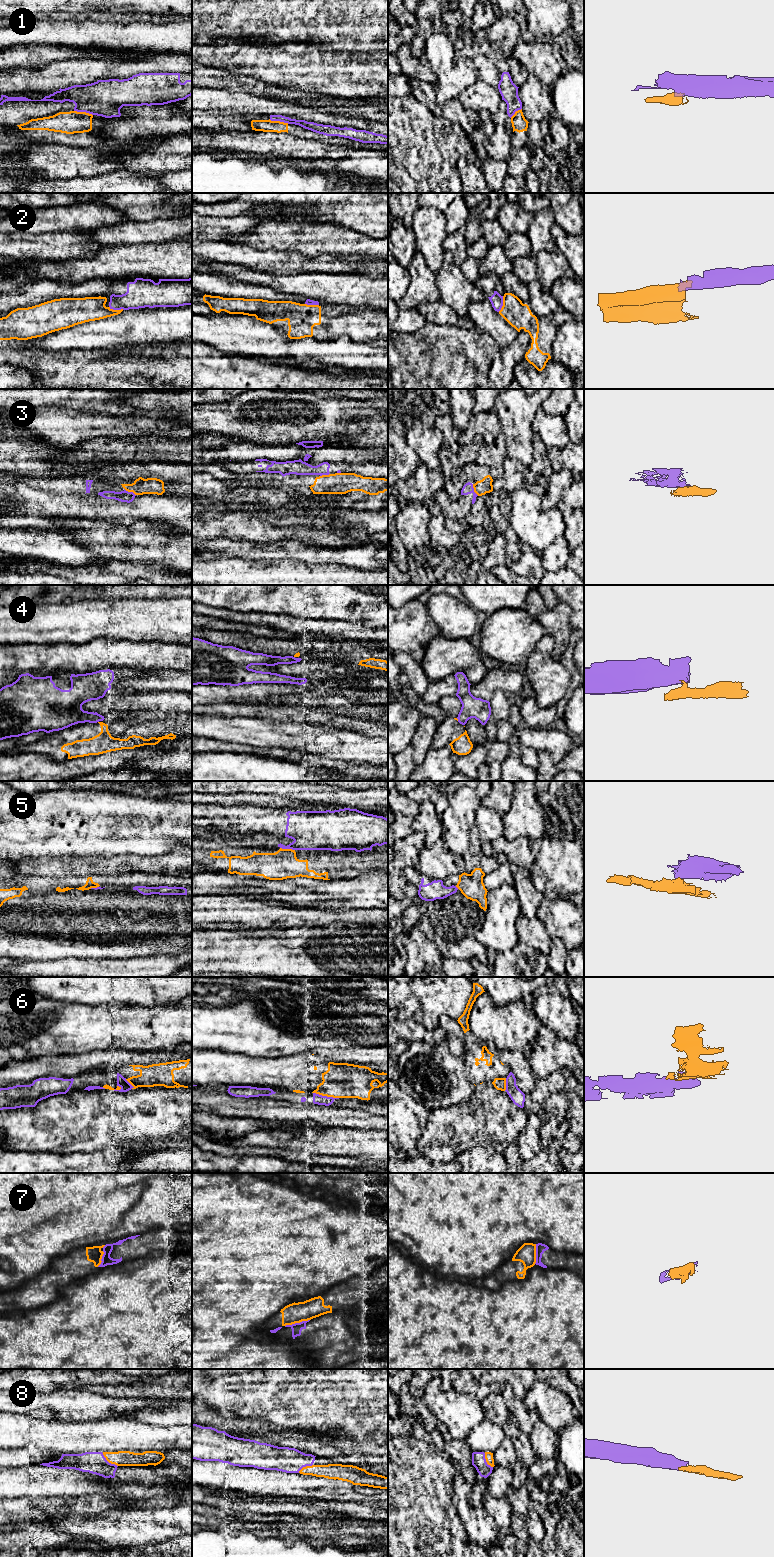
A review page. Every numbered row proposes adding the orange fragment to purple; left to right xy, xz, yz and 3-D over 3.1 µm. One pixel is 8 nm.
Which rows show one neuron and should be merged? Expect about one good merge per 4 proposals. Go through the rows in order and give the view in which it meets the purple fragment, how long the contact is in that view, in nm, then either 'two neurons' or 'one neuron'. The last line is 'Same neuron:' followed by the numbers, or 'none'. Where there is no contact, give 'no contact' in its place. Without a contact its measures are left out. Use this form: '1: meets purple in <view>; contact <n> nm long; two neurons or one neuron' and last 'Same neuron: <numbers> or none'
1: meets purple in xy; contact 160 nm long; two neurons
2: meets purple in yz; contact 130 nm long; two neurons
3: meets purple in xy; contact 110 nm long; two neurons
4: meets purple in yz; contact 30 nm long; two neurons
5: meets purple in xz; contact 120 nm long; two neurons
6: meets purple in xz; contact 220 nm long; two neurons
7: meets purple in xz; contact 200 nm long; two neurons
8: meets purple in xy; contact 170 nm long; one neuron
Same neuron: 8

